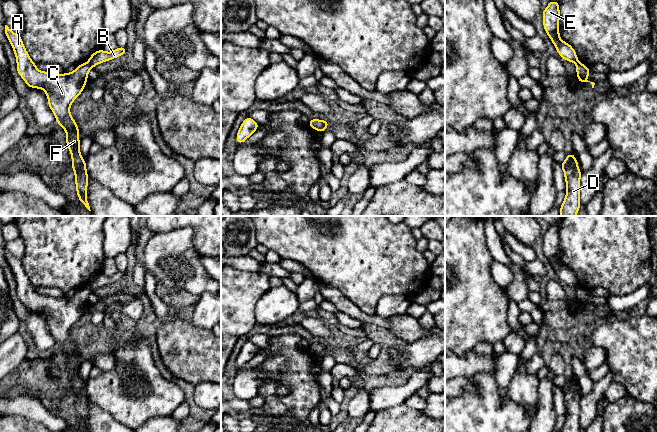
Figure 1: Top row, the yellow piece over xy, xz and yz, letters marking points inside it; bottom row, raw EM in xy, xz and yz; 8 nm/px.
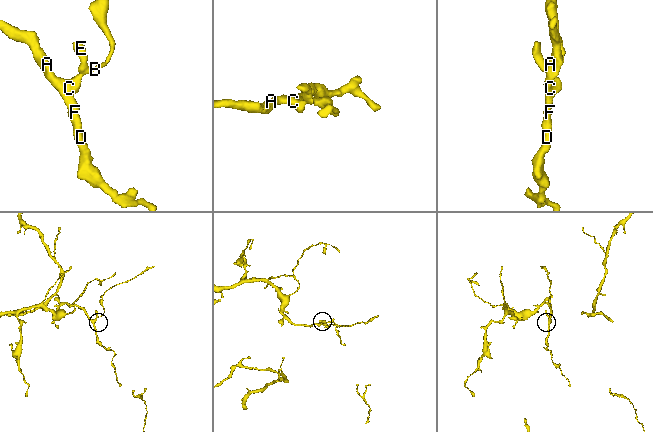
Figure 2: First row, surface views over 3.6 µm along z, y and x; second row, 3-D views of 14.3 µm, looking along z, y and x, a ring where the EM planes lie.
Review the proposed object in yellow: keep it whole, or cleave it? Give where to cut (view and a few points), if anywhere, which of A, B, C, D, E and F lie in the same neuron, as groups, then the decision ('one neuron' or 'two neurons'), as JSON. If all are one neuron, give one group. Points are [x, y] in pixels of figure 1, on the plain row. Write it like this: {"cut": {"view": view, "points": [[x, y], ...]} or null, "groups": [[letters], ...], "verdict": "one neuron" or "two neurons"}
{"cut": {"view": "xy", "points": [[88, 285], [92, 290]]}, "groups": [["A", "C", "D", "F"], ["B", "E"]], "verdict": "two neurons"}

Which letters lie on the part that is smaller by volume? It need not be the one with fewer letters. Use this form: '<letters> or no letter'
B, E

